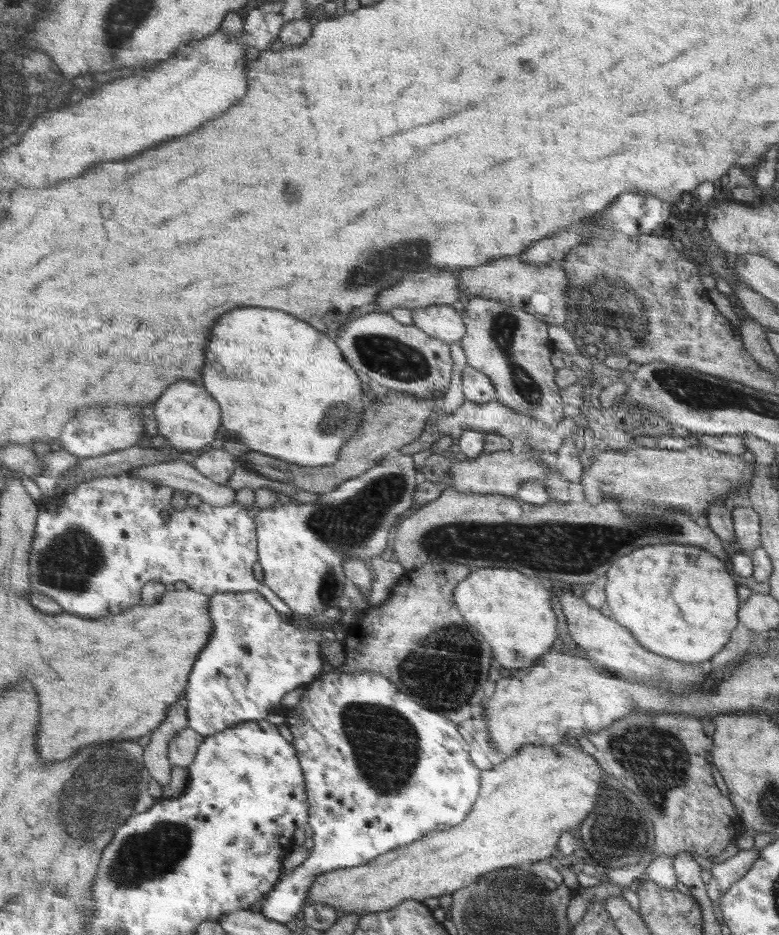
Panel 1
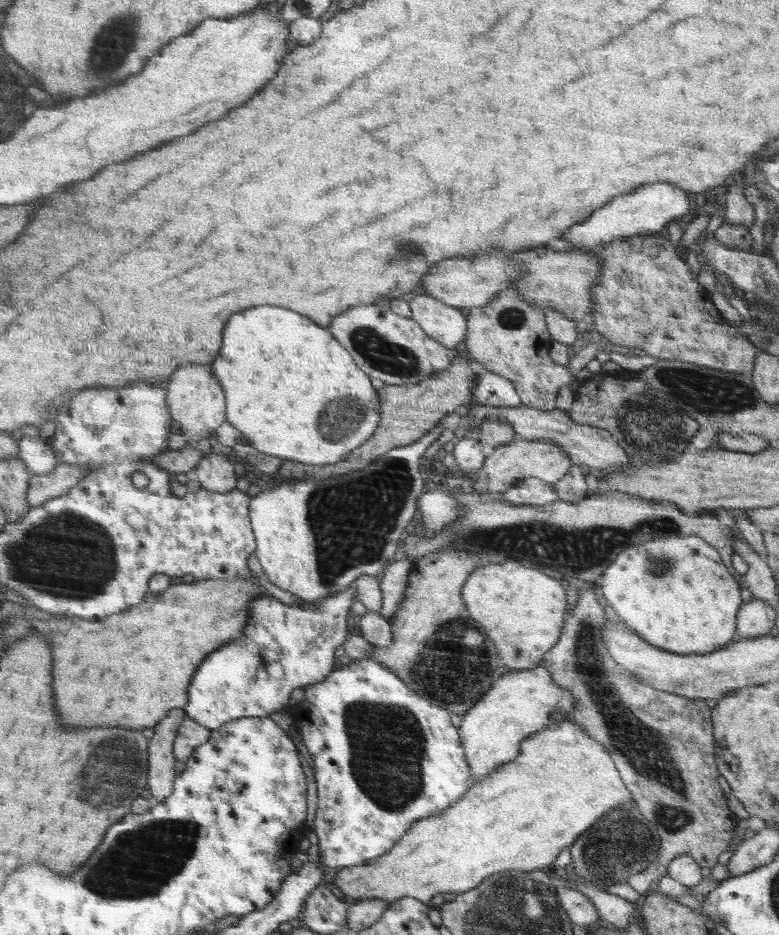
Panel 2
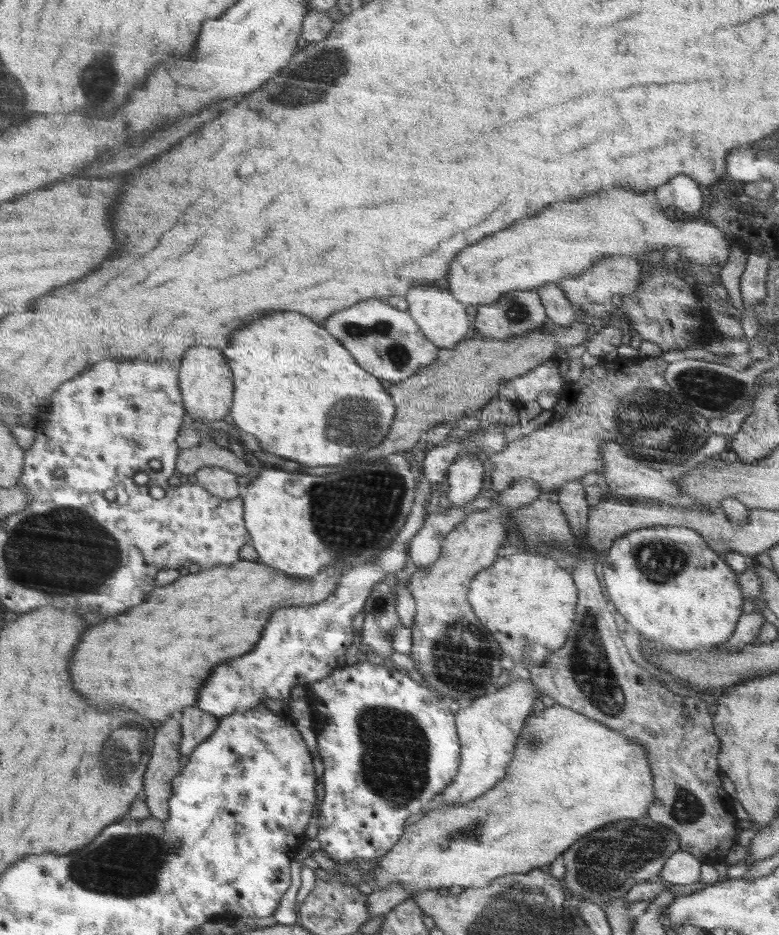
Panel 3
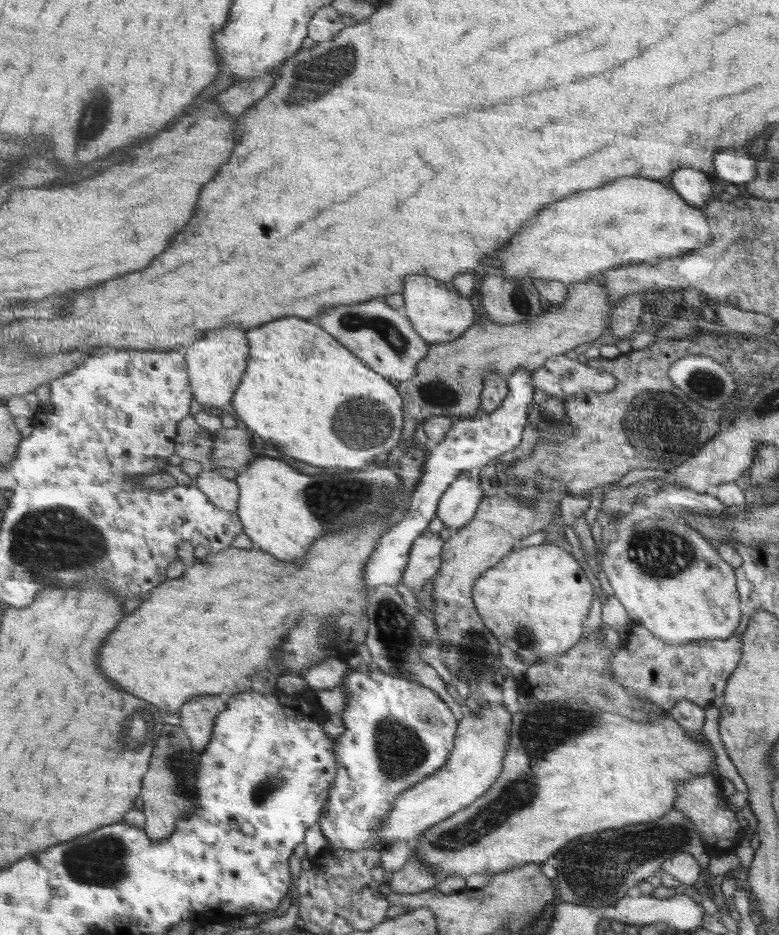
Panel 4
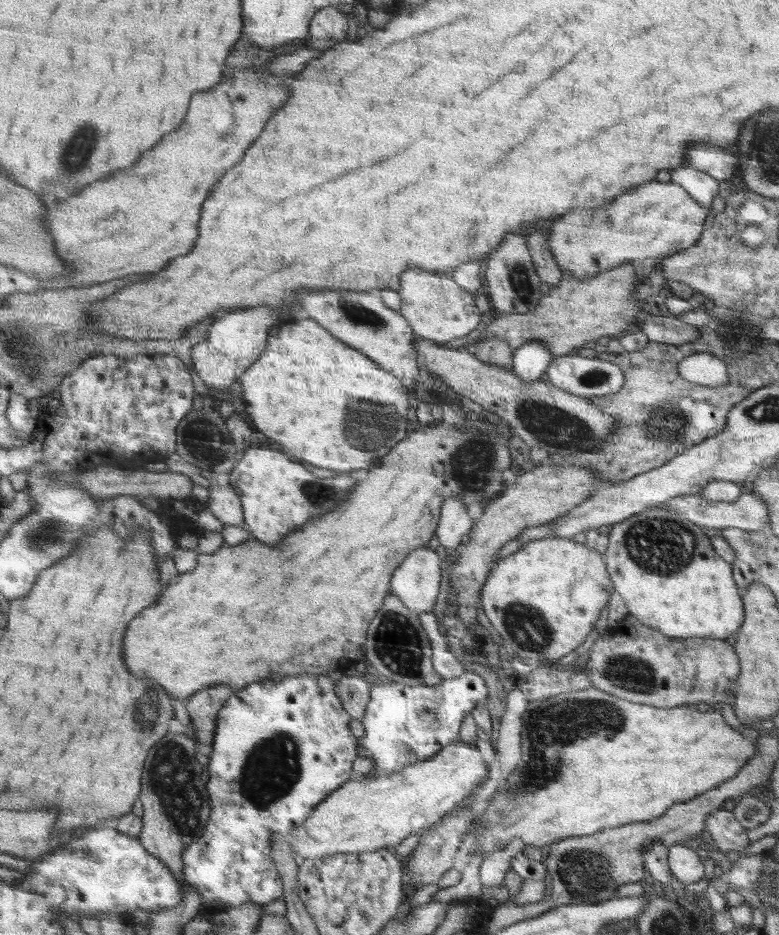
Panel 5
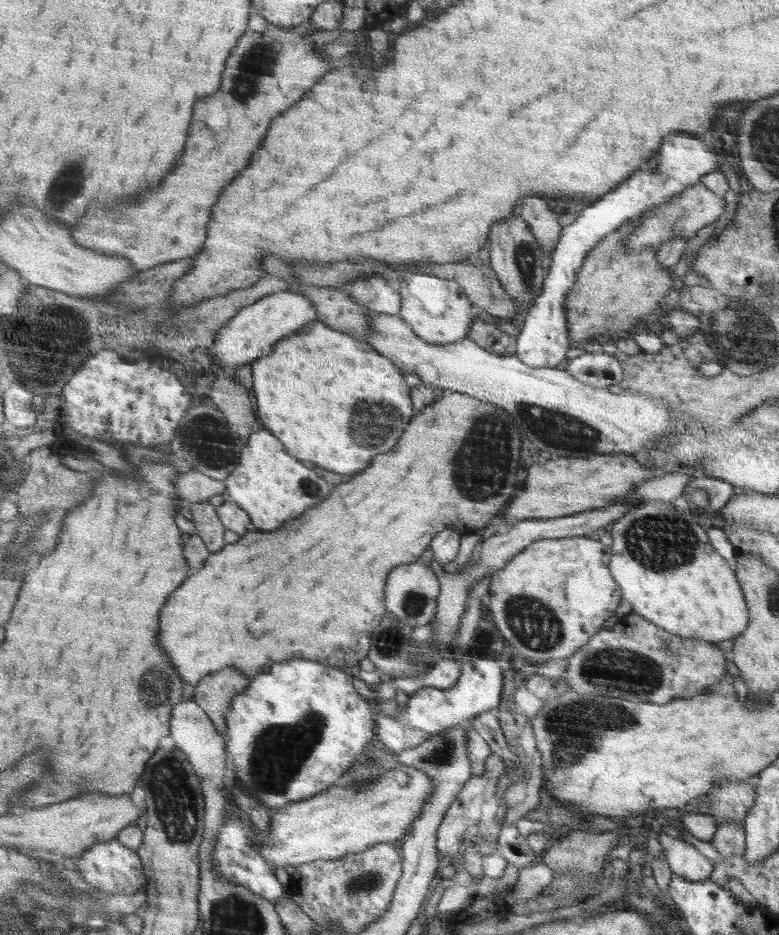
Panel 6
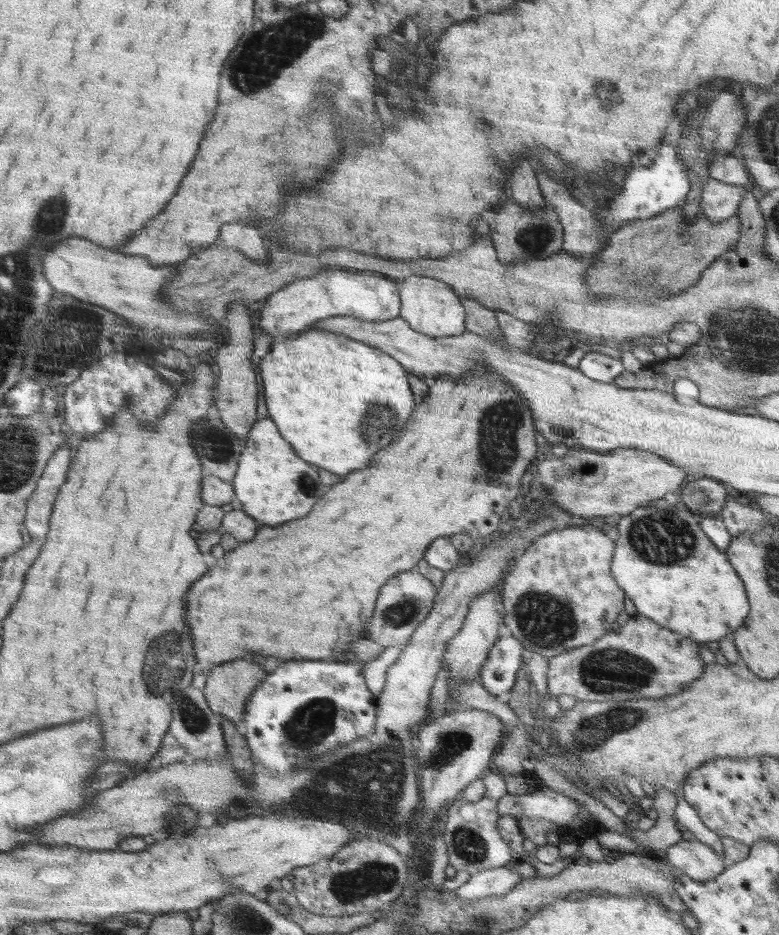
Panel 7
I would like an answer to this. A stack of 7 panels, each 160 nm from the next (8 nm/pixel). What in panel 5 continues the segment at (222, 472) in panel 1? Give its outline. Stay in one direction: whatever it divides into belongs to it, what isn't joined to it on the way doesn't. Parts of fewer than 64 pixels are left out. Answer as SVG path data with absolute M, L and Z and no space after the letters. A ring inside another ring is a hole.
M212 481L208 489L210 498L207 505L214 514L228 525L244 526L245 505L237 489L230 484L218 485L215 481Z

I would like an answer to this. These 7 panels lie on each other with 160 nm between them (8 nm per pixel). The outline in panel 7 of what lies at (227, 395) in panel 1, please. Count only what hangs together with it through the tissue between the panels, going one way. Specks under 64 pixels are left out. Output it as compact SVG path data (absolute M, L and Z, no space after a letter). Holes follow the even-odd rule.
M300 332L298 338L286 339L271 346L260 362L260 375L266 408L272 420L278 420L281 436L306 462L322 466L337 475L349 475L370 464L372 456L386 448L404 428L404 422L414 410L414 394L410 390L404 366L389 353L362 341L338 333Z

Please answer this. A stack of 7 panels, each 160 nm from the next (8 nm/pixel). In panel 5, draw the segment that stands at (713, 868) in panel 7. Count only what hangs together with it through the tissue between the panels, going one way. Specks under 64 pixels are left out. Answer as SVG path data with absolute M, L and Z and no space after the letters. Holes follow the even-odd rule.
M675 844L668 849L667 863L671 874L682 883L698 882L705 876L705 868L692 845Z

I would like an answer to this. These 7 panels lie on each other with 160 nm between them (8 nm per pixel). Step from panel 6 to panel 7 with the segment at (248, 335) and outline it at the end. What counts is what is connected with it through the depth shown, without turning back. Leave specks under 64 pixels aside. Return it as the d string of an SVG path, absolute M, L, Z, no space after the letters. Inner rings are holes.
M331 266L268 297L260 306L258 324L274 342L279 343L306 331L318 320L353 316L368 322L384 321L400 316L401 307L400 287L392 278L374 271L343 270Z

